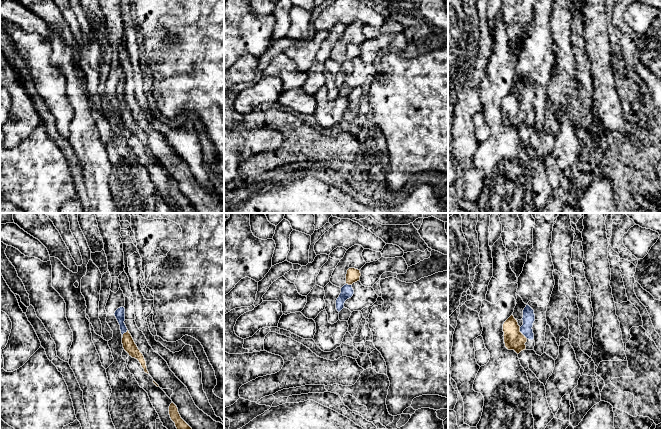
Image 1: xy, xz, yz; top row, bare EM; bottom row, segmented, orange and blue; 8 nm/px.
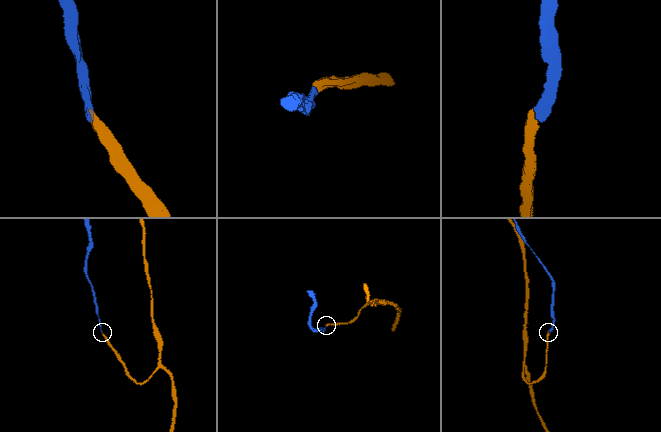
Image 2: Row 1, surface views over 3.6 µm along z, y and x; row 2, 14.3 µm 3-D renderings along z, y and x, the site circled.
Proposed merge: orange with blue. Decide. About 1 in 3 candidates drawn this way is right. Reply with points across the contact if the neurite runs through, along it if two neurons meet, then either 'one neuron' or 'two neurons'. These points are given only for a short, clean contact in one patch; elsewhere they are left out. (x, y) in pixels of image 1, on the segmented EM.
runs through yz (514, 340), (521, 333), (527, 326), (528, 318); one neuron

